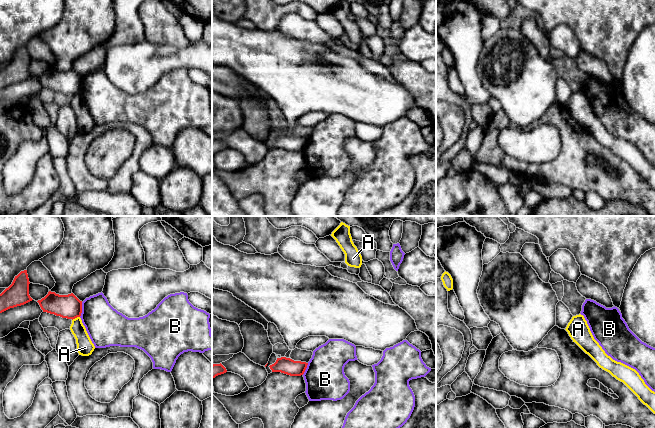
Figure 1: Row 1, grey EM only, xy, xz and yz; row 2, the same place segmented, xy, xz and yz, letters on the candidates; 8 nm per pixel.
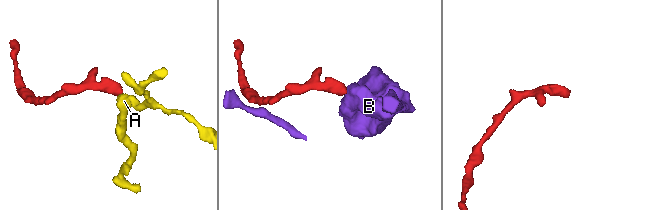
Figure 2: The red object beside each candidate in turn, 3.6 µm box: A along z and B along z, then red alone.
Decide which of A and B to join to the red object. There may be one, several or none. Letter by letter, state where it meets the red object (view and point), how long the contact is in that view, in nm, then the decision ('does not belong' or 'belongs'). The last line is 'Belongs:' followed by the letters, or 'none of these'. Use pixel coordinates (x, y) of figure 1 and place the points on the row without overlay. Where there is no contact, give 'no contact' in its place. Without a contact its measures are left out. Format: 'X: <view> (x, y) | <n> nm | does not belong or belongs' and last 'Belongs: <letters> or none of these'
A: xy (75, 93) | 70 nm | does not belong
B: xy (81, 85) | 120 nm | does not belong
Belongs: none of these

